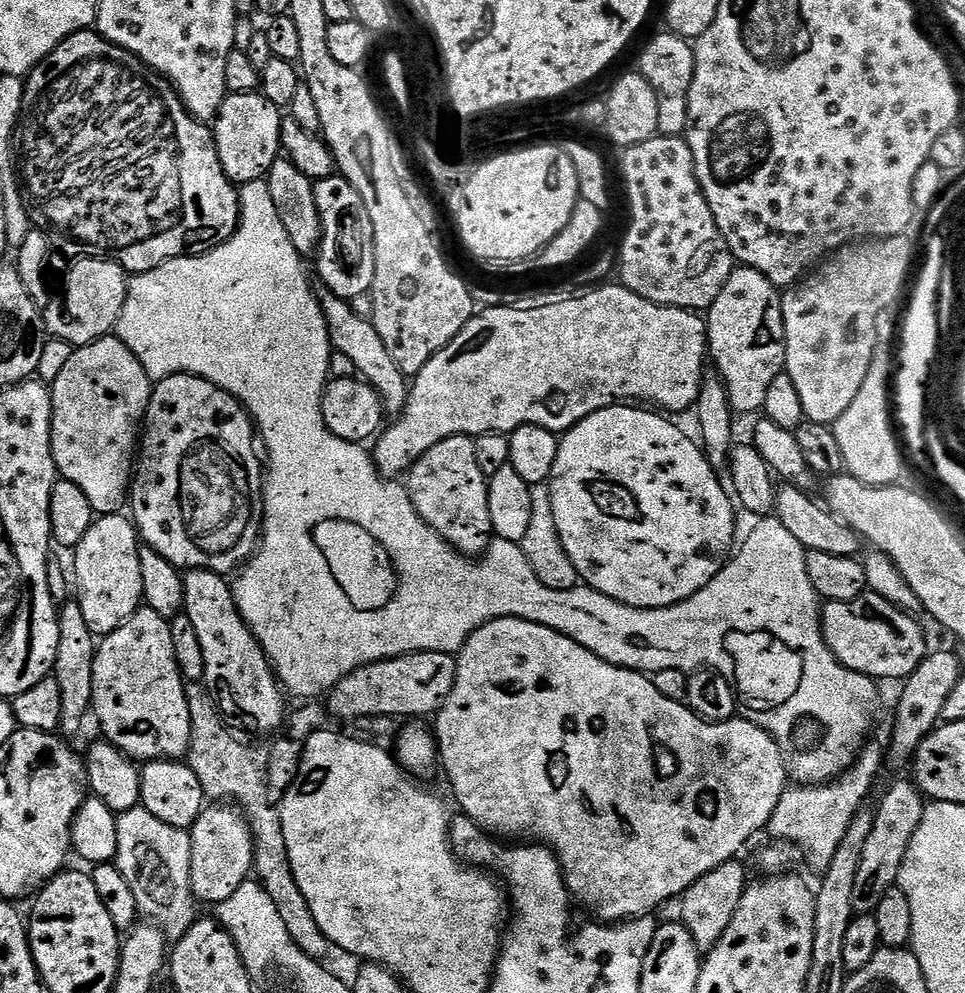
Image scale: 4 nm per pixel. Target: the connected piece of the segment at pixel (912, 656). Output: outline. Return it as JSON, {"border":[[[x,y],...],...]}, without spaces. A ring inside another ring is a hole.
{"border":[[[866,590],[850,602],[827,601],[822,608],[824,641],[838,662],[872,680],[907,680],[930,651],[924,628],[913,613],[886,602],[877,592]]]}

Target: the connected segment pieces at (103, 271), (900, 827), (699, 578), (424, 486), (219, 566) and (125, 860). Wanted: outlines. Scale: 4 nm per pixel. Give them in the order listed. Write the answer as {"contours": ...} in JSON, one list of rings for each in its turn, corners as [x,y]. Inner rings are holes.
{"contours":[[[[80,258],[68,272],[64,293],[49,299],[48,307],[43,309],[44,326],[47,335],[54,340],[65,340],[73,346],[92,344],[109,335],[115,329],[126,302],[128,281],[124,267],[112,260],[103,258]]],[[[911,779],[896,780],[884,792],[880,804],[875,805],[874,830],[866,838],[862,862],[854,881],[854,910],[857,916],[871,916],[882,902],[886,890],[897,887],[902,862],[907,860],[910,842],[924,817],[926,797]]],[[[613,406],[590,414],[585,420],[579,420],[563,433],[558,446],[558,458],[554,458],[552,477],[546,481],[550,494],[550,506],[554,510],[554,526],[558,526],[562,546],[570,562],[574,562],[574,570],[578,570],[581,581],[587,587],[606,594],[606,598],[614,598],[626,606],[635,608],[665,608],[698,594],[698,590],[702,590],[702,586],[706,586],[706,582],[710,582],[714,574],[724,569],[738,540],[736,512],[732,509],[734,500],[729,489],[727,487],[724,489],[720,485],[720,480],[716,477],[719,476],[717,469],[710,466],[703,447],[693,437],[692,441],[678,425],[671,424],[667,419],[671,420],[659,411],[645,410],[640,406]]],[[[451,436],[438,442],[438,446],[430,446],[430,450],[426,450],[426,454],[422,454],[422,458],[418,458],[407,473],[406,487],[414,502],[414,510],[418,510],[418,514],[446,543],[464,556],[483,557],[494,536],[488,505],[488,477],[482,474],[478,466],[473,437]]],[[[171,376],[153,387],[148,409],[144,412],[142,439],[138,444],[138,459],[134,464],[130,516],[136,525],[139,539],[147,547],[153,548],[159,556],[166,558],[166,562],[170,562],[175,568],[205,568],[206,571],[221,574],[229,574],[228,572],[232,571],[235,573],[241,565],[252,559],[260,543],[261,536],[250,534],[244,538],[244,544],[236,554],[206,558],[186,538],[176,502],[180,466],[182,462],[186,462],[186,466],[190,468],[186,472],[206,472],[208,480],[218,480],[220,474],[214,472],[226,472],[228,452],[230,456],[244,458],[244,466],[248,466],[252,476],[256,476],[257,470],[258,474],[266,474],[262,467],[261,453],[258,451],[258,433],[252,417],[239,400],[235,400],[229,392],[200,376]],[[190,450],[192,460],[182,460],[188,458],[186,452]]],[[[137,806],[119,813],[116,817],[118,830],[118,848],[114,863],[122,878],[134,893],[134,902],[138,906],[140,916],[147,918],[155,927],[164,933],[169,941],[181,940],[186,930],[198,919],[198,901],[192,893],[190,878],[190,858],[192,857],[192,834],[189,829],[166,826],[150,810]]]]}

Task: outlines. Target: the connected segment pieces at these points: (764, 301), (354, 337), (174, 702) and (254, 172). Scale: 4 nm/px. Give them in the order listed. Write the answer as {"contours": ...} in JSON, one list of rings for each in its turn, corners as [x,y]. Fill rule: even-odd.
{"contours":[[[[733,267],[722,294],[706,310],[706,323],[710,360],[716,363],[715,371],[724,381],[733,413],[759,413],[770,382],[785,371],[786,330],[781,293],[758,270]]],[[[317,287],[316,296],[320,299],[322,314],[328,323],[328,337],[333,349],[346,354],[346,358],[351,358],[354,361],[357,373],[378,394],[385,413],[392,418],[399,416],[408,405],[410,380],[409,377],[402,374],[402,370],[398,370],[394,358],[390,358],[390,353],[387,352],[386,345],[382,343],[382,337],[378,335],[378,330],[374,330],[371,319],[367,315],[359,316],[352,309],[353,305],[349,301],[335,296],[329,288]]],[[[142,606],[126,623],[118,626],[111,634],[99,641],[94,658],[94,694],[92,695],[91,711],[94,720],[100,723],[103,739],[114,745],[120,752],[124,753],[133,762],[151,762],[153,760],[178,760],[183,761],[188,754],[190,738],[192,737],[192,719],[190,718],[190,706],[188,705],[188,688],[184,676],[180,673],[178,662],[174,658],[174,638],[170,638],[172,625],[162,614],[154,614],[147,606]]],[[[259,91],[250,94],[229,95],[225,98],[214,121],[214,135],[218,158],[224,172],[237,186],[246,186],[255,180],[264,180],[270,166],[281,155],[280,121],[282,109],[274,106]]]]}

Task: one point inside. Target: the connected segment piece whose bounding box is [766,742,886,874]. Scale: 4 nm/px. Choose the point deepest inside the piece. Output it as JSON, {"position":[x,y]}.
{"position":[813,819]}

